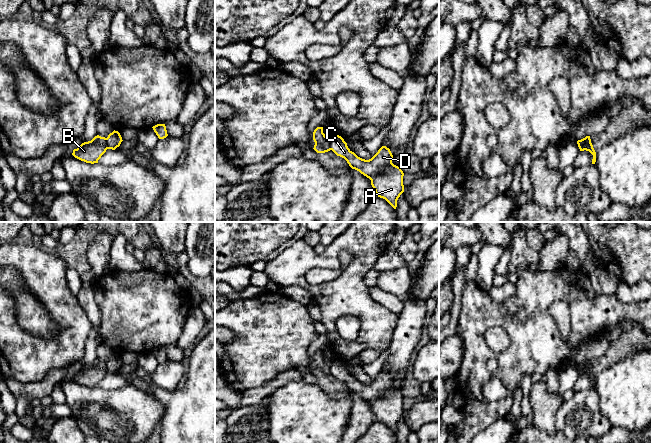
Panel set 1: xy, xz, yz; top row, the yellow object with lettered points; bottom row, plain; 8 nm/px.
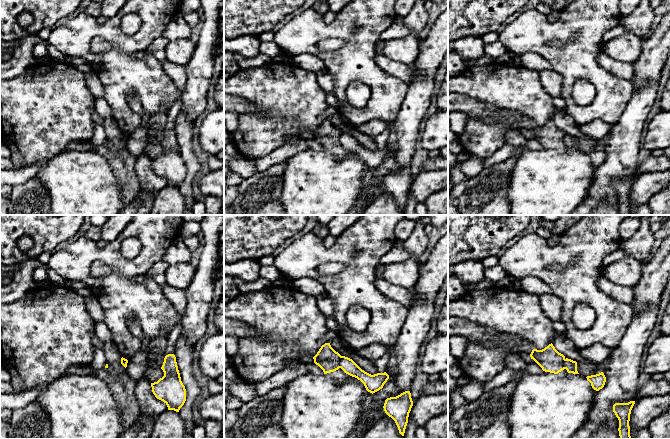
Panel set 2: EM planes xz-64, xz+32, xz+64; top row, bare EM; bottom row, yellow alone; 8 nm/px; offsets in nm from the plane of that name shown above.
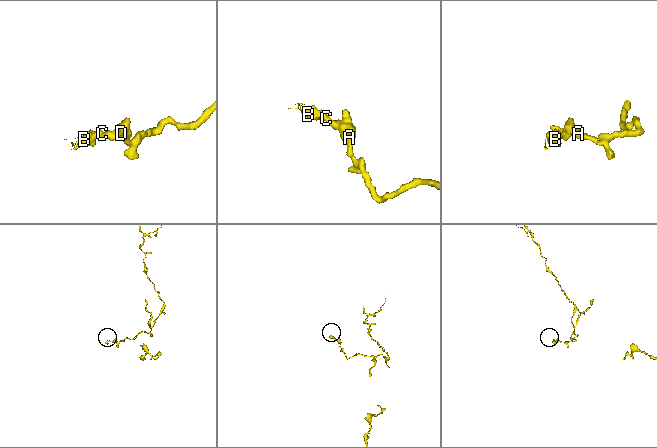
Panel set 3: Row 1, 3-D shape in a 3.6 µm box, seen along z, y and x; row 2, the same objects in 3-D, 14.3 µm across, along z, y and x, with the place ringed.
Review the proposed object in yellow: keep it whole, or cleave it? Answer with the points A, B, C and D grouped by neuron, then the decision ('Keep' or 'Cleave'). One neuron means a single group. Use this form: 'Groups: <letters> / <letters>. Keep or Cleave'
Groups: A C D / B. Cleave

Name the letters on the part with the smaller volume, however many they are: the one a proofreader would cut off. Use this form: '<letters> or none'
B

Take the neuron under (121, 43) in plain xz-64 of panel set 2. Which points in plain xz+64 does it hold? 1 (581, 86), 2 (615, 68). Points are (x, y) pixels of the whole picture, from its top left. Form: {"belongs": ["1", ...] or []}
{"belongs": []}

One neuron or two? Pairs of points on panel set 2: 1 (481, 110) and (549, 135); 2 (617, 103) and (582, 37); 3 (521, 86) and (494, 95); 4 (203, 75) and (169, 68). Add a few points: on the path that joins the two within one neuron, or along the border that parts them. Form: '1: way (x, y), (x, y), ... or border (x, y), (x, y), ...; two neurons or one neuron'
1: way (498, 115), (516, 118), (527, 123), (532, 128); one neuron
2: way (608, 87), (582, 61), (582, 53); one neuron
3: way (514, 88), (501, 88); one neuron
4: border (184, 66), (186, 85), (181, 92); two neurons

